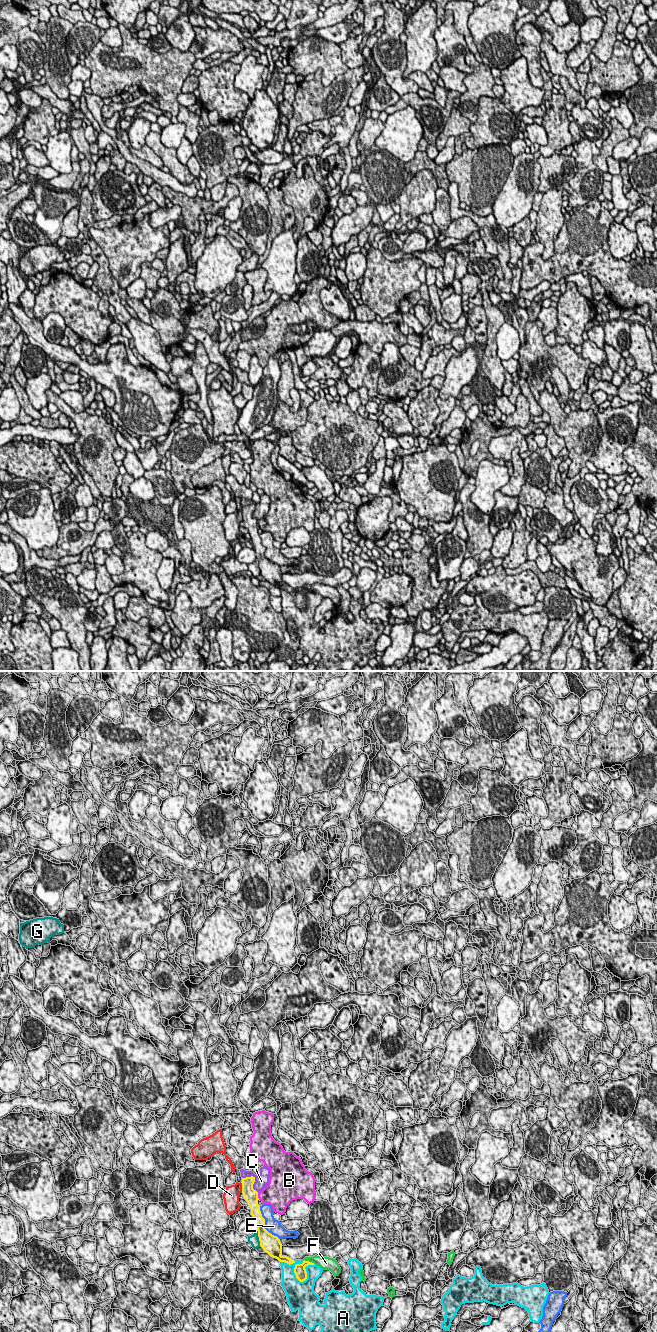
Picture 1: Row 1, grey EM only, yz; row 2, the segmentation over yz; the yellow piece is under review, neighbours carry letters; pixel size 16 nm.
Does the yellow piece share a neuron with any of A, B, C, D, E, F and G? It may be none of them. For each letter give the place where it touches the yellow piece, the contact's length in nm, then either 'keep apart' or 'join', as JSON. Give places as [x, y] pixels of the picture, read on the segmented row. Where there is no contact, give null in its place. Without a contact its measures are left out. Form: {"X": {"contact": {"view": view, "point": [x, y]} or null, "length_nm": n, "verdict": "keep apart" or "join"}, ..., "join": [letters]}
{"A": {"contact": {"view": "yz", "point": [297, 1278]}, "length_nm": 550, "verdict": "keep apart"}, "B": {"contact": {"view": "yz", "point": [257, 1196]}, "length_nm": 120, "verdict": "keep apart"}, "C": {"contact": {"view": "yz", "point": [254, 1180]}, "length_nm": 360, "verdict": "keep apart"}, "D": {"contact": {"view": "yz", "point": [242, 1187]}, "length_nm": 180, "verdict": "keep apart"}, "E": {"contact": {"view": "yz", "point": [264, 1224]}, "length_nm": 650, "verdict": "keep apart"}, "F": {"contact": {"view": "yz", "point": [310, 1262]}, "length_nm": 200, "verdict": "keep apart"}, "G": {"contact": {"view": "yz", "point": [259, 1238]}, "length_nm": 260, "verdict": "keep apart"}, "join": []}

